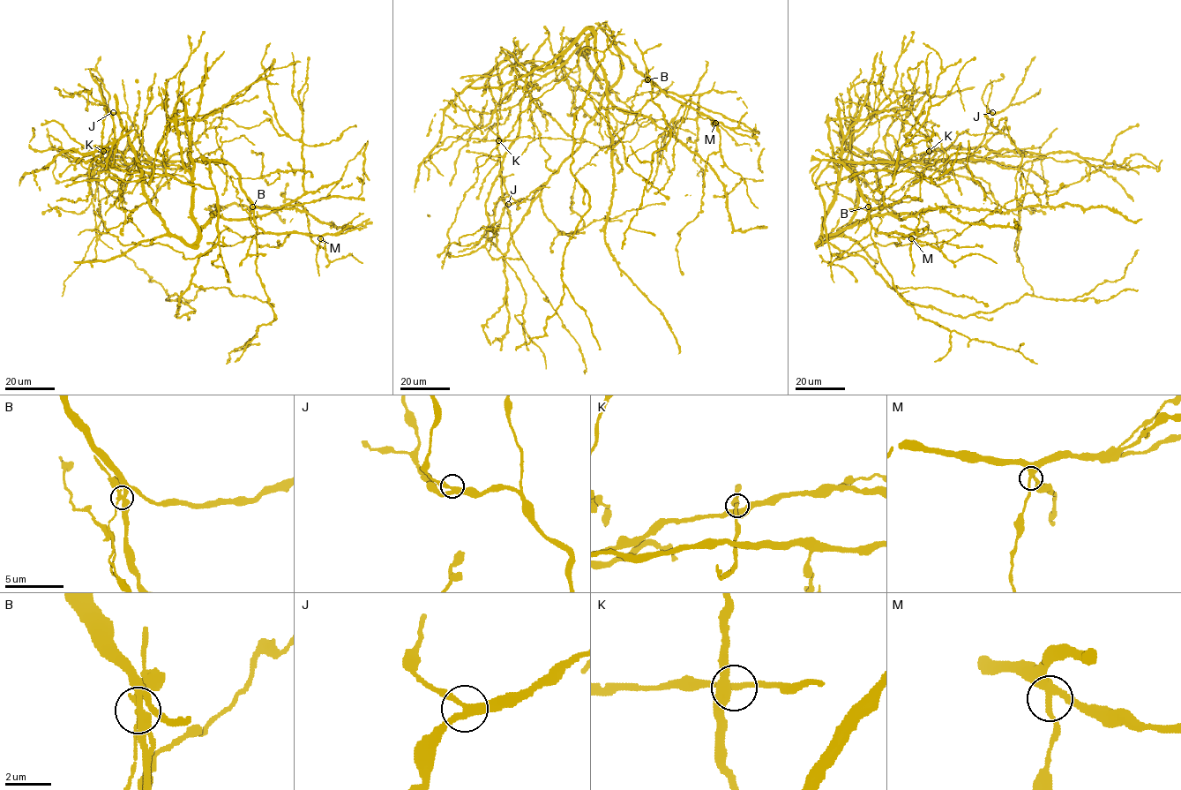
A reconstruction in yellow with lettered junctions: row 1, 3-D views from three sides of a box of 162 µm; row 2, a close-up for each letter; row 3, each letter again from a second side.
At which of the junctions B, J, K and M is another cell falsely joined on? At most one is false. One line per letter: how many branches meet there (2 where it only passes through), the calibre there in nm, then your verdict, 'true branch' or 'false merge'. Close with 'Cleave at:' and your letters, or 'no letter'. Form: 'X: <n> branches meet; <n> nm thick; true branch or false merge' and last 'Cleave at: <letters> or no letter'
B: 4 branches meet; 360 nm thick; false merge
J: 3 branches meet; 340 nm thick; true branch
K: 4 branches meet; 380 nm thick; true branch
M: 3 branches meet; 320 nm thick; true branch
Cleave at: B

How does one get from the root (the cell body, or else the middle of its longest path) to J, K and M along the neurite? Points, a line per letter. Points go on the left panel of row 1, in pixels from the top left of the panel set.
J: (163, 155), (170, 176), (208, 188), (209, 161), (225, 162), (153, 160), (138, 126), (113, 112)
K: (163, 155), (165, 175), (127, 172), (112, 165), (122, 135), (94, 150), (93, 157), (100, 161), (103, 151)
M: (163, 155), (170, 176), (208, 188), (214, 187), (209, 161), (227, 161), (258, 227), (320, 238)

